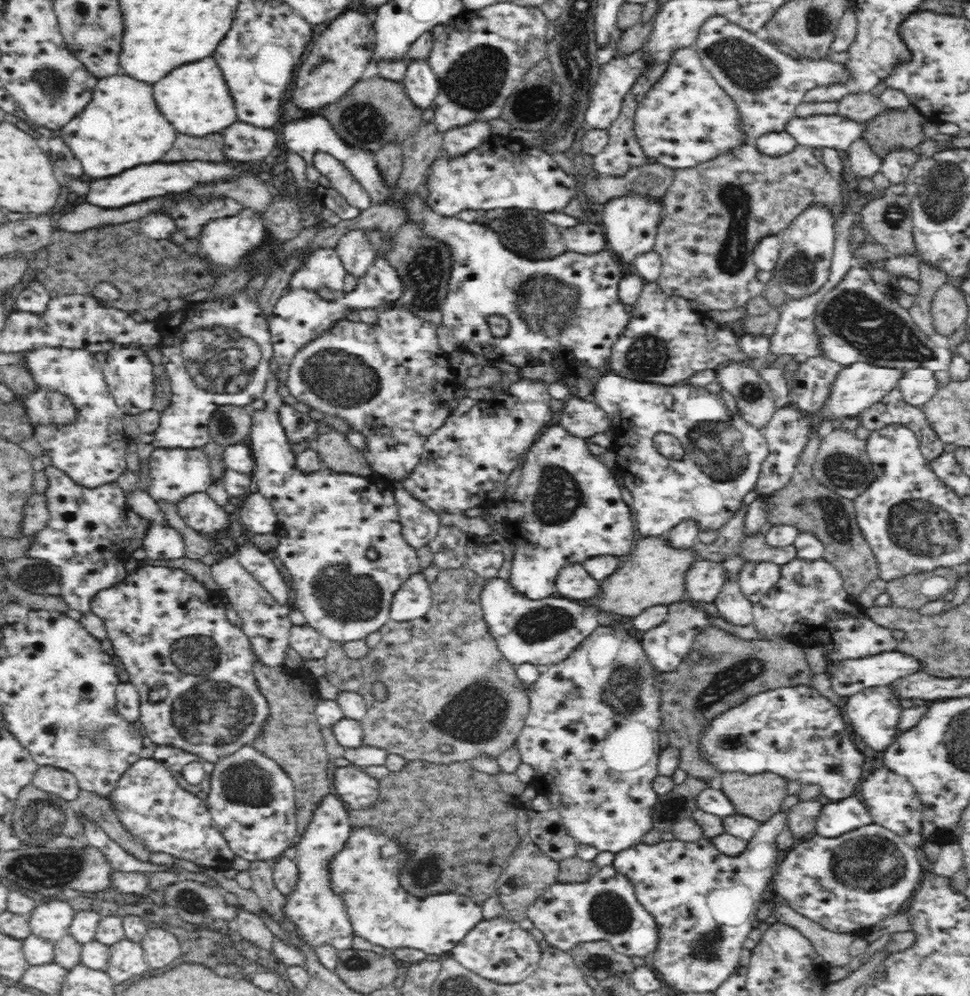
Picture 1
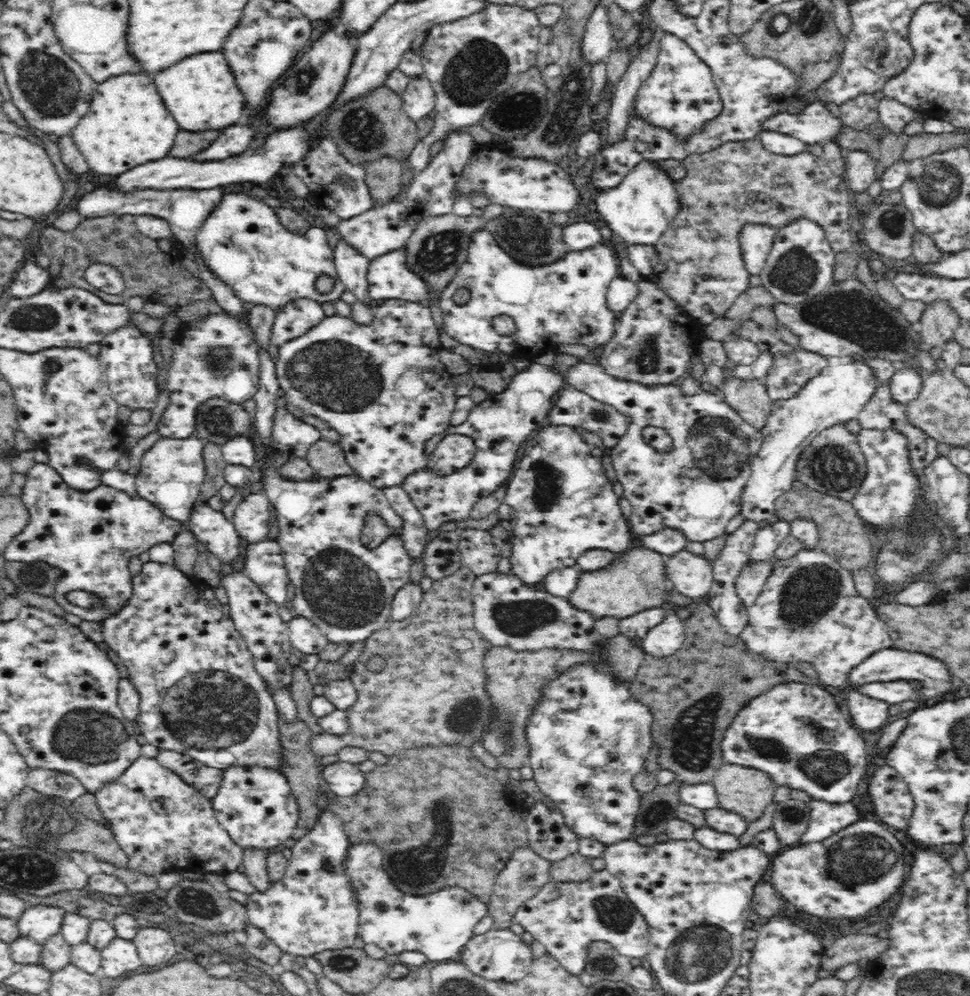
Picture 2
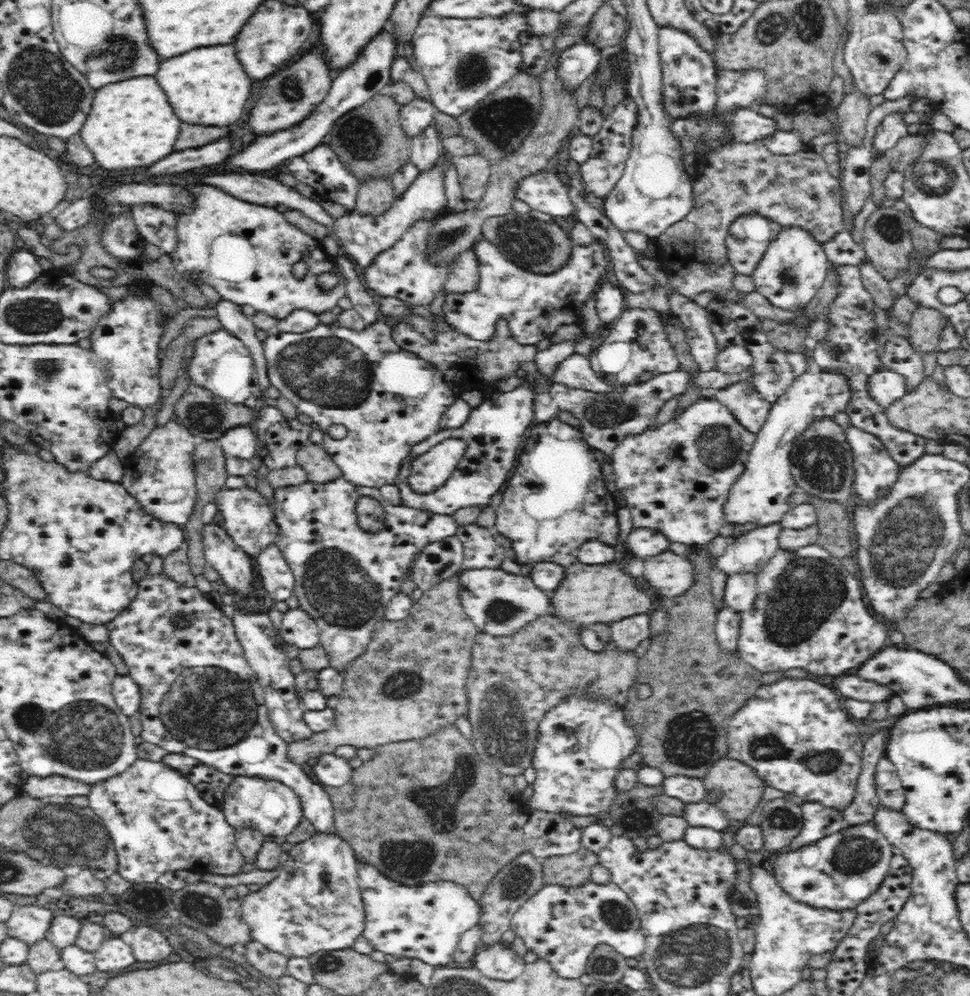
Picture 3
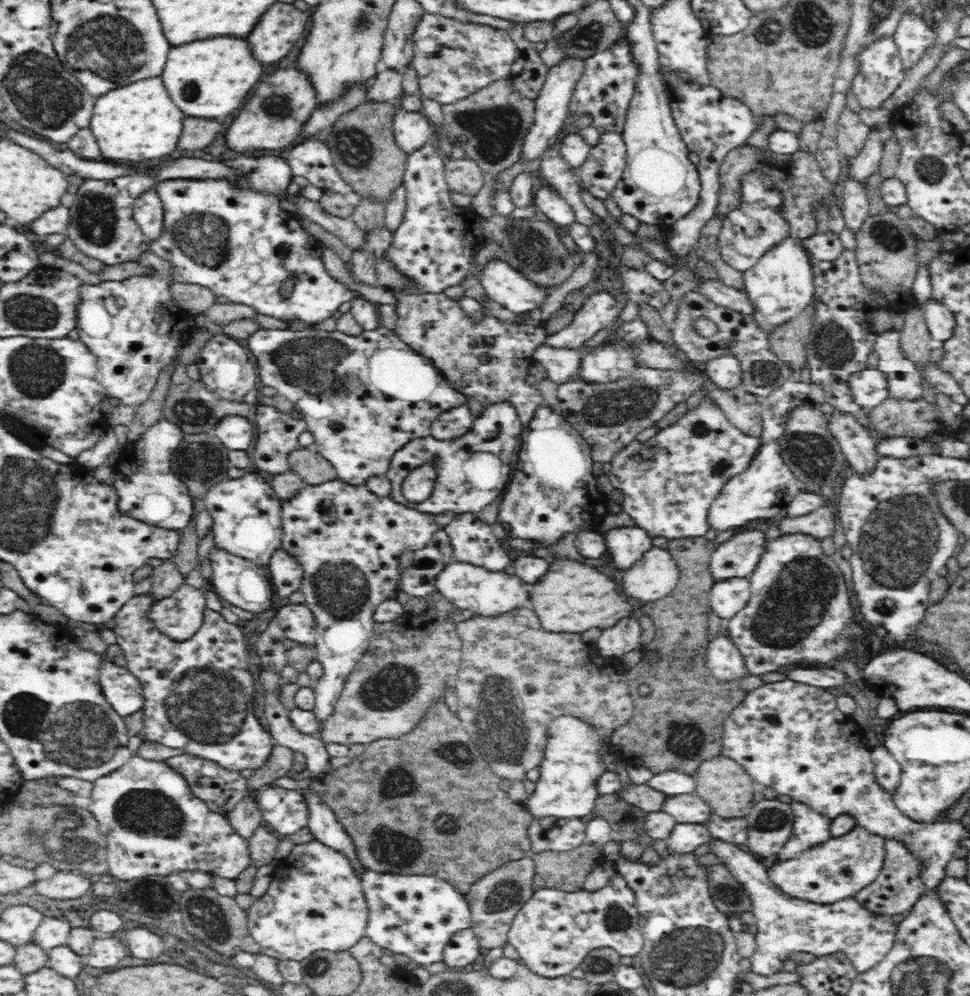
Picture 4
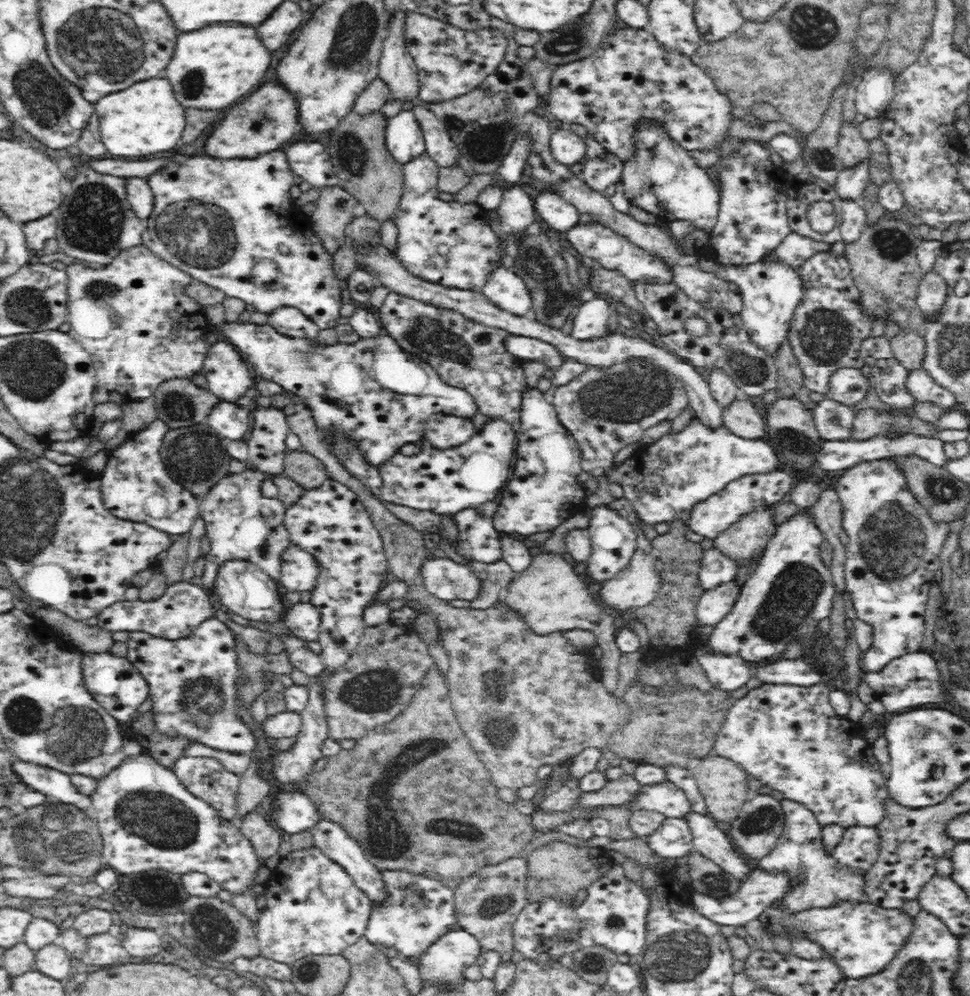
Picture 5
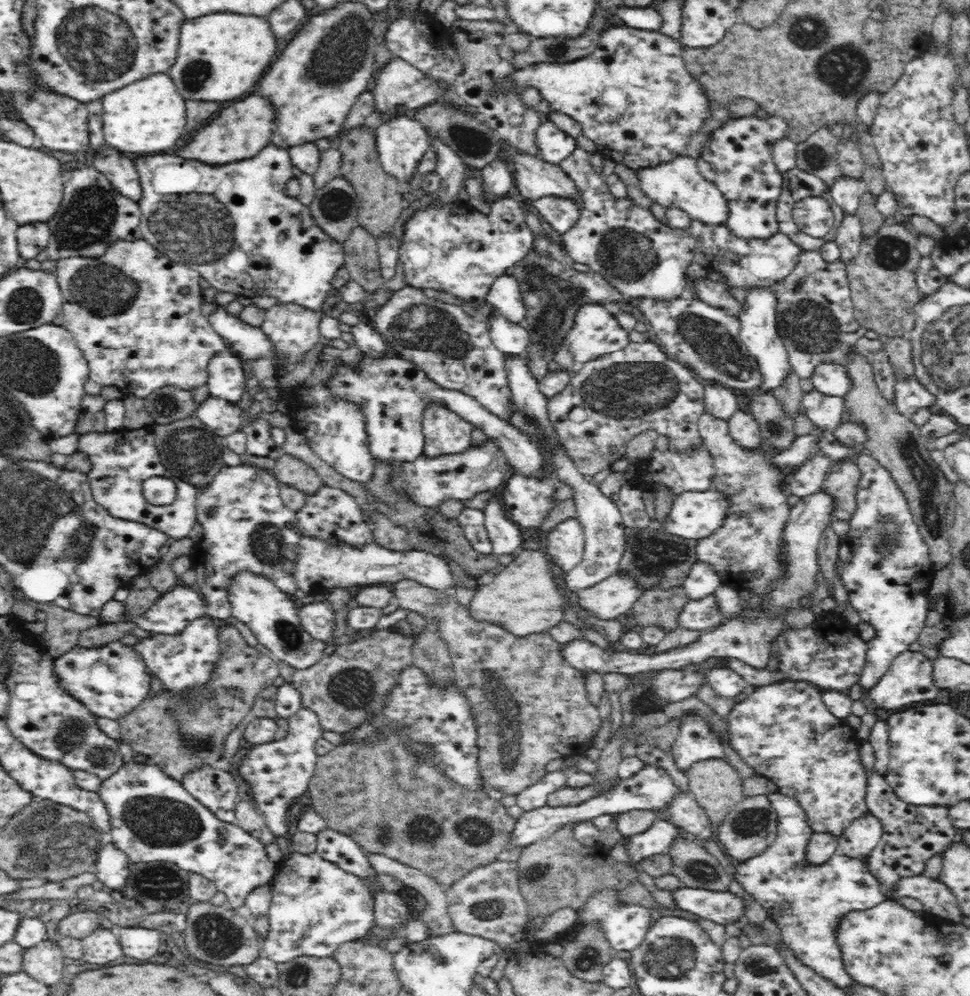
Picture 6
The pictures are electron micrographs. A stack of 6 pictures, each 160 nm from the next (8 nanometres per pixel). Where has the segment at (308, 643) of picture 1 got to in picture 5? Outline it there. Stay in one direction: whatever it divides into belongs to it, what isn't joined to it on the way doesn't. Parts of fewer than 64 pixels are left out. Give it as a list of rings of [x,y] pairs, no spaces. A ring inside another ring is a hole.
[[[306,602],[294,604],[290,610],[286,611],[286,616],[282,620],[285,628],[292,632],[297,638],[307,642],[317,640],[320,628],[320,613]]]

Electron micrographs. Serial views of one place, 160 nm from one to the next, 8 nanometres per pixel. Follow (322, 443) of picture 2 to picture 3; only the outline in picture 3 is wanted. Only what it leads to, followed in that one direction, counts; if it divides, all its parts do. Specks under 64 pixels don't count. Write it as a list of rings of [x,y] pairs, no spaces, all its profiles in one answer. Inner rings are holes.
[[[323,444],[304,445],[298,449],[295,458],[306,469],[307,480],[310,482],[327,483],[342,477],[340,467]]]

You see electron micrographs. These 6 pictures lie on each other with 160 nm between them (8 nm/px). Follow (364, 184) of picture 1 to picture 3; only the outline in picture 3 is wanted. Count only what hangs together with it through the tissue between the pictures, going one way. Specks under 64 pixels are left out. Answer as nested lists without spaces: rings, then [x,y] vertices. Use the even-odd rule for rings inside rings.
[[[318,146],[314,150],[306,152],[304,156],[296,157],[296,160],[292,160],[292,162],[294,164],[288,166],[292,176],[296,176],[301,183],[312,186],[316,196],[343,206],[348,213],[356,211],[356,195],[362,180],[344,167],[344,163],[340,161],[340,157],[335,152],[332,152],[330,146]],[[480,238],[473,246],[479,262],[478,280],[476,288],[466,294],[446,294],[446,300],[442,306],[441,318],[457,335],[466,336],[468,339],[479,342],[491,342],[497,337],[495,334],[495,324],[498,319],[506,319],[511,327],[512,339],[522,346],[535,346],[545,337],[552,336],[560,326],[568,324],[582,325],[582,312],[584,304],[594,298],[594,294],[600,290],[602,278],[612,272],[611,261],[607,254],[605,245],[594,239],[589,245],[573,245],[570,250],[568,262],[551,274],[538,274],[518,267],[498,249],[498,246]]]

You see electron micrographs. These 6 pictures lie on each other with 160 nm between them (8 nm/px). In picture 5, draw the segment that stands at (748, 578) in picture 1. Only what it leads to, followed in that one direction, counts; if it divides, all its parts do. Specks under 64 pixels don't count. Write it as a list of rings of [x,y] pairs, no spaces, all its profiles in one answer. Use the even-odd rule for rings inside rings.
[[[728,582],[705,590],[696,606],[696,617],[700,626],[715,626],[727,614],[730,614],[734,603],[741,592],[738,582]]]

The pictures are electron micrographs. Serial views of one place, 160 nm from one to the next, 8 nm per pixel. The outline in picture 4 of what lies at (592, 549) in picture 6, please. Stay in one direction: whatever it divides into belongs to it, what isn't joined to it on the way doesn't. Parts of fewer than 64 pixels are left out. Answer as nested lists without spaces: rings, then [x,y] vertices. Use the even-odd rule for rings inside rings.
[[[620,527],[604,534],[612,562],[620,568],[630,568],[654,547],[651,535],[639,527]]]

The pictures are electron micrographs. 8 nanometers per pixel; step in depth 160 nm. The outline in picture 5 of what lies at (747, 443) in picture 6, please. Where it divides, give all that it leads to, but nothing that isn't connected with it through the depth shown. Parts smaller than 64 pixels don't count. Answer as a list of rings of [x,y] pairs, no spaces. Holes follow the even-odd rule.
[[[737,396],[730,404],[723,407],[723,424],[732,433],[745,439],[762,439],[767,423],[750,400]]]

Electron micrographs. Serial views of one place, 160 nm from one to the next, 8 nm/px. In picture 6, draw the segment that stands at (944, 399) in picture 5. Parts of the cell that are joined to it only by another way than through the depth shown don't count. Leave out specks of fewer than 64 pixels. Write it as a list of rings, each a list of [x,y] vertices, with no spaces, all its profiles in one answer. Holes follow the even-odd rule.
[[[916,375],[898,378],[894,384],[894,405],[901,415],[910,416],[919,408],[936,405],[937,396],[920,383]]]

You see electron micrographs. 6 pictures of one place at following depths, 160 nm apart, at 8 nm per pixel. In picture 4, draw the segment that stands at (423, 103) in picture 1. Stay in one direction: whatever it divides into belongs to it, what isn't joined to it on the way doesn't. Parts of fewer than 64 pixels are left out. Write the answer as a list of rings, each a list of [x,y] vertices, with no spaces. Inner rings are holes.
[[[397,111],[393,121],[394,138],[399,148],[410,154],[433,136],[429,117],[422,112]]]

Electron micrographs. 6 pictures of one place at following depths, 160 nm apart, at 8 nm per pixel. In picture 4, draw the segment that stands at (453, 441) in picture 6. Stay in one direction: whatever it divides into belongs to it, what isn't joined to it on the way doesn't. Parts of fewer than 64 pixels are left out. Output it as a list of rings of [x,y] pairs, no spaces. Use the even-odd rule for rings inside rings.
[[[459,404],[438,415],[430,434],[438,440],[455,439],[472,428],[473,416],[467,404]]]

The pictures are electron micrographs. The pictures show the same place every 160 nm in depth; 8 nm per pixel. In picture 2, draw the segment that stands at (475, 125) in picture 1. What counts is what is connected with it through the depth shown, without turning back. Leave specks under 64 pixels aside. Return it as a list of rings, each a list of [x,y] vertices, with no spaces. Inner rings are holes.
[[[450,132],[443,139],[444,146],[436,156],[432,157],[428,166],[418,172],[409,192],[398,202],[390,202],[386,206],[374,206],[360,216],[352,216],[350,220],[341,220],[336,230],[342,239],[360,251],[370,260],[403,248],[406,239],[415,229],[416,221],[427,216],[438,216],[452,213],[452,190],[460,178],[463,166],[476,151],[474,136],[470,132]]]

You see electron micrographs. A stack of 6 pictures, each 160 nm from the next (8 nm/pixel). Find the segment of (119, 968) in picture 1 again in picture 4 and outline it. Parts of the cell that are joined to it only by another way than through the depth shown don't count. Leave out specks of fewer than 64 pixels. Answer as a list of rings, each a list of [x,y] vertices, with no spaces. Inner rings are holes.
[[[115,936],[95,938],[90,952],[84,956],[84,964],[92,968],[116,968],[130,956],[127,946]]]

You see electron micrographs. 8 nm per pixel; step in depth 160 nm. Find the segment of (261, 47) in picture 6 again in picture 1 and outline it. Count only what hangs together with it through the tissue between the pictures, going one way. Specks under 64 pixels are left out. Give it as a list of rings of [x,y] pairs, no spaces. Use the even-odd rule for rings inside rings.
[[[212,58],[200,60],[196,64],[188,64],[184,68],[176,68],[164,80],[156,82],[154,86],[154,102],[160,114],[180,132],[188,136],[206,136],[212,132],[222,132],[232,122],[236,122],[236,108],[234,100],[228,94],[224,78],[216,68]]]

